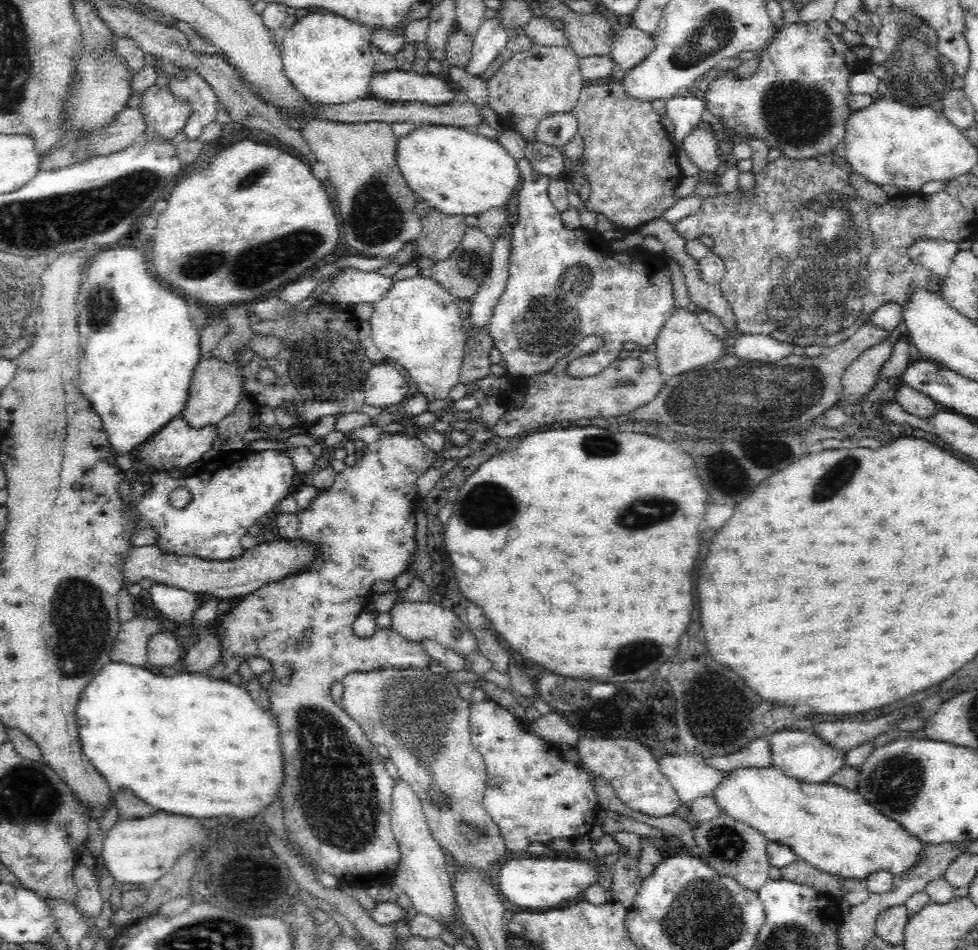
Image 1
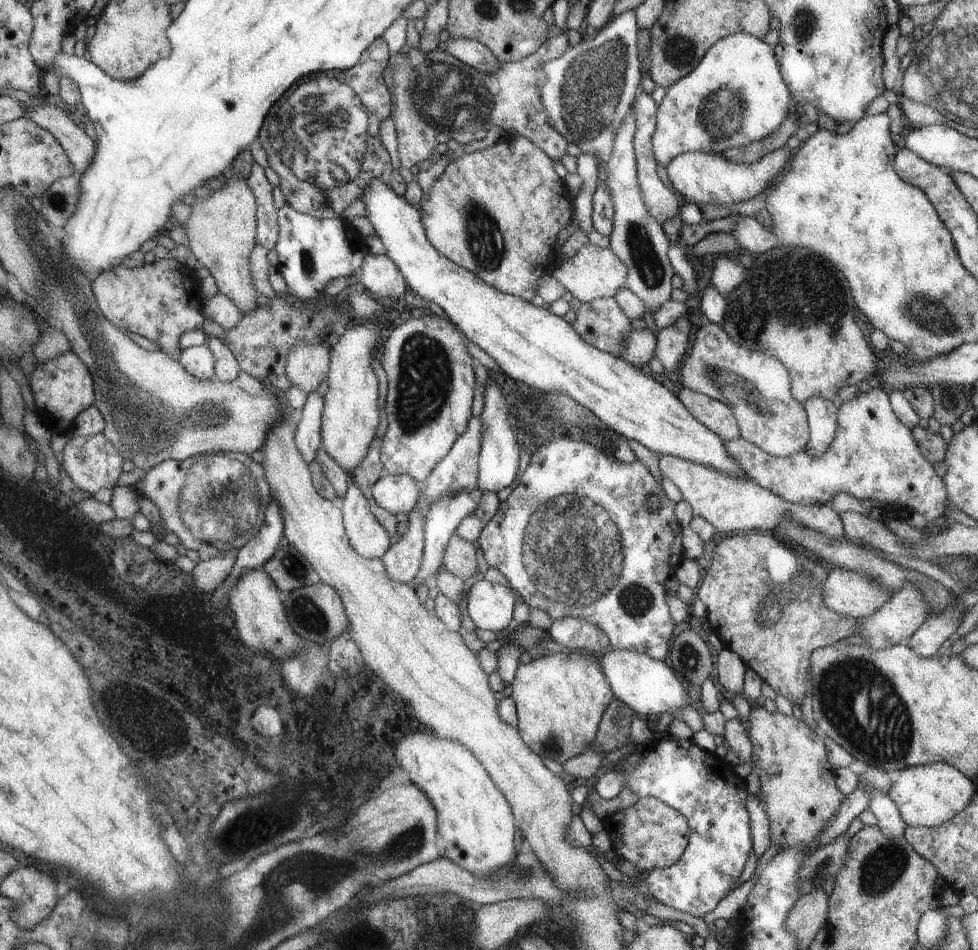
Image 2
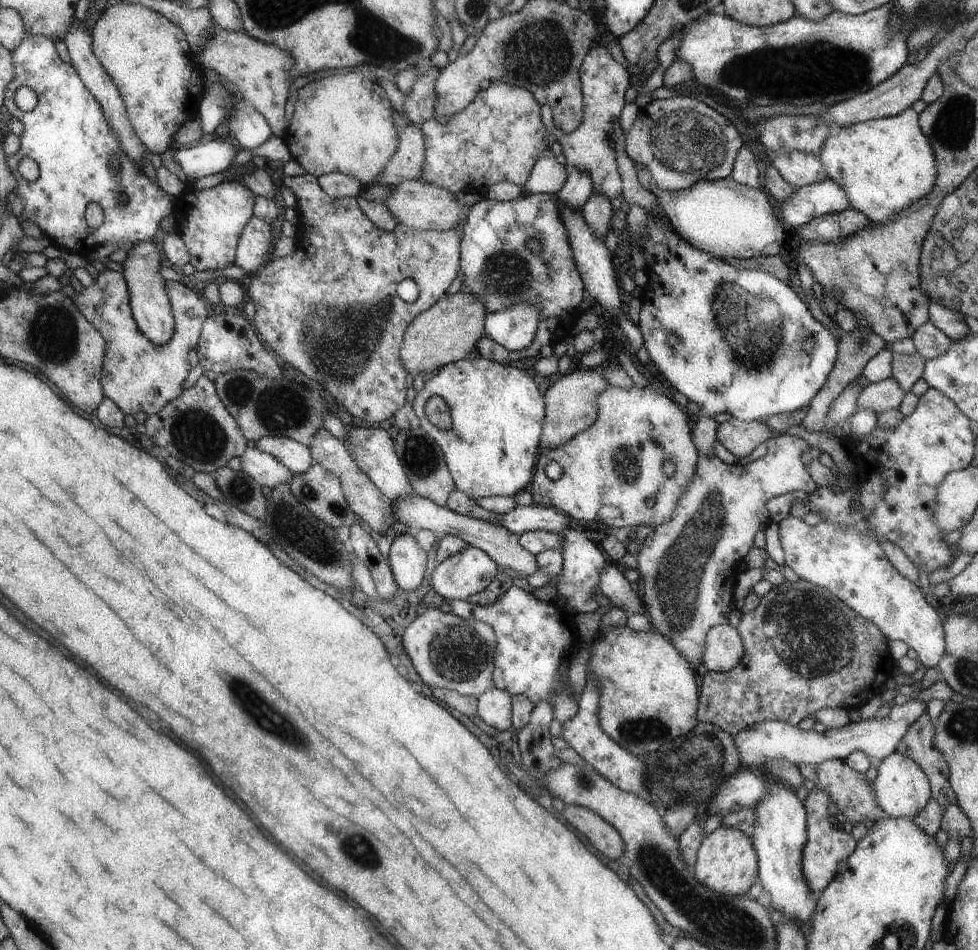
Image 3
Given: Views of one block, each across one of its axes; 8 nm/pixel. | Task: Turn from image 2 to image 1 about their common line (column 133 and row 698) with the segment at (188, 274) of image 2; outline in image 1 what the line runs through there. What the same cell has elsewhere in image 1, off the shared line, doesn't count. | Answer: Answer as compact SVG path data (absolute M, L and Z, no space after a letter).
M384 433L380 439L366 444L362 450L356 450L355 464L348 466L346 470L340 472L336 476L336 482L330 485L326 490L318 492L316 497L306 508L301 508L296 512L280 513L275 512L272 517L276 528L278 528L278 538L286 541L310 541L316 545L316 549L320 549L320 554L316 556L316 562L312 562L312 566L305 567L304 570L298 571L297 574L289 575L288 578L281 579L280 582L272 582L266 586L260 587L260 590L252 592L252 594L243 596L236 600L235 607L227 613L225 618L217 629L218 637L220 637L220 645L222 645L222 660L209 668L206 672L210 678L216 678L227 681L230 674L239 672L240 666L244 662L248 662L250 658L264 658L272 665L273 677L268 688L268 698L270 699L271 712L276 719L276 727L280 731L280 748L284 750L284 786L282 786L282 796L284 796L284 824L286 828L293 832L297 838L298 845L308 851L312 860L318 863L326 873L332 874L339 880L341 886L352 886L354 888L368 888L376 882L384 885L393 878L396 872L396 866L400 862L400 850L398 842L396 842L395 834L391 829L391 794L394 790L394 780L391 778L386 769L384 759L376 751L376 746L368 739L368 736L363 732L363 729L348 715L348 712L341 705L336 704L330 695L330 690L336 682L342 682L343 678L350 673L370 672L373 670L382 670L386 668L407 669L414 667L422 669L428 667L432 662L432 657L426 652L426 649L419 642L408 640L396 629L383 628L377 629L373 638L360 638L354 635L352 624L358 618L358 615L364 609L364 600L372 598L372 586L380 580L380 582L393 582L402 576L404 572L409 571L412 551L416 547L414 533L416 532L415 513L418 509L419 494L416 485L416 480L422 476L432 464L436 461L436 453L426 447L421 440L416 437L409 437L406 434L389 434Z

